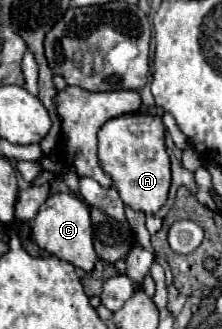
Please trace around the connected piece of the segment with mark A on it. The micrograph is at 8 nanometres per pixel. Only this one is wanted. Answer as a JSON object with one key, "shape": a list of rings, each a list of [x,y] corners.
{"shape":[[[133,112],[111,118],[97,132],[99,166],[111,176],[121,200],[145,214],[155,214],[165,202],[171,186],[171,160],[165,148],[165,124],[159,116]]]}

